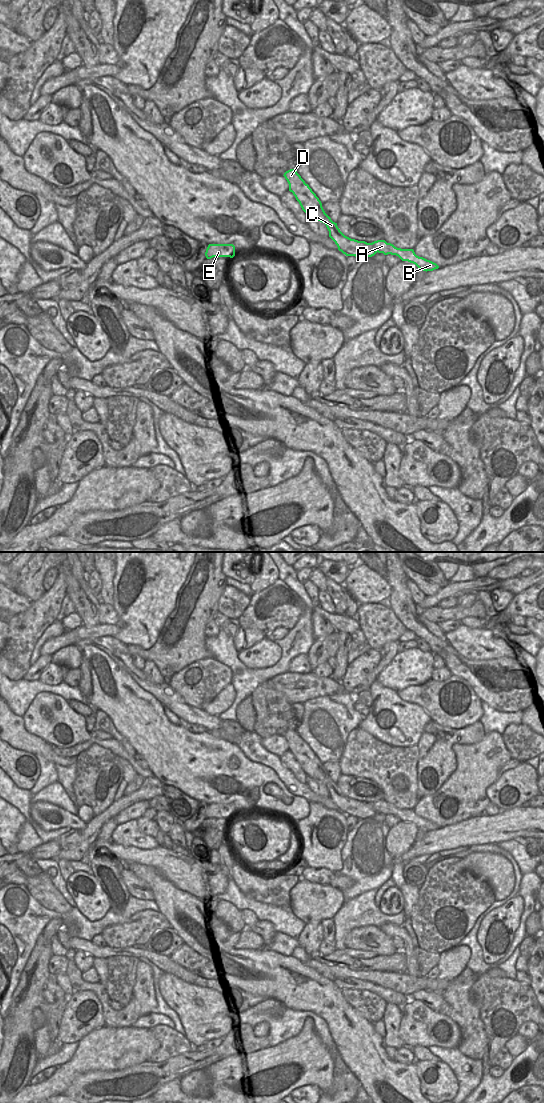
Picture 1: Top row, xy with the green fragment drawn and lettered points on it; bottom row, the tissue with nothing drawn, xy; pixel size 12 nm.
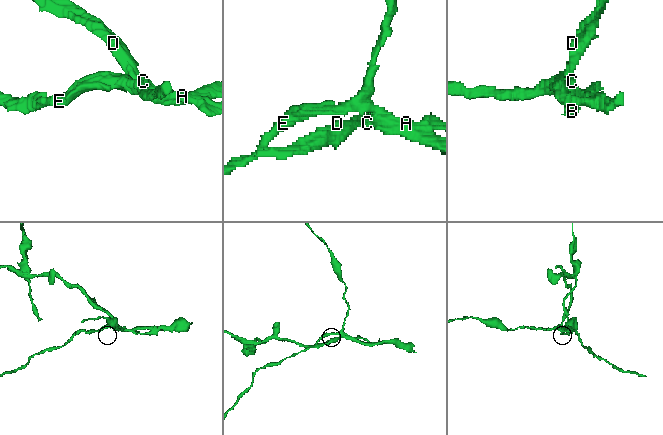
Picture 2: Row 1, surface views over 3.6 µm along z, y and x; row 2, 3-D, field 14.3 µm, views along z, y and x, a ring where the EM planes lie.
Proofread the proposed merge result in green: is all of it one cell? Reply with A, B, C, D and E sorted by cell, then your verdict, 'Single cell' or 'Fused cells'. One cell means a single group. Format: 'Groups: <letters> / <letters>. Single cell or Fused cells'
Groups: A B E / C D. Fused cells

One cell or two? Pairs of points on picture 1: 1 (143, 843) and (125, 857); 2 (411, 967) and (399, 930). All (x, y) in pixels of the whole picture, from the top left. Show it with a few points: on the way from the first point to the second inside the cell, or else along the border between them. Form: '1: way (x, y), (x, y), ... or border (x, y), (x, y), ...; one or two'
1: border (114, 842), (139, 848), (158, 846); two
2: way (410, 958), (408, 941), (406, 939); one

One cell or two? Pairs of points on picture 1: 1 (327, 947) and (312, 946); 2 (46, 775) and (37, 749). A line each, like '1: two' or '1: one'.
1: two
2: two

